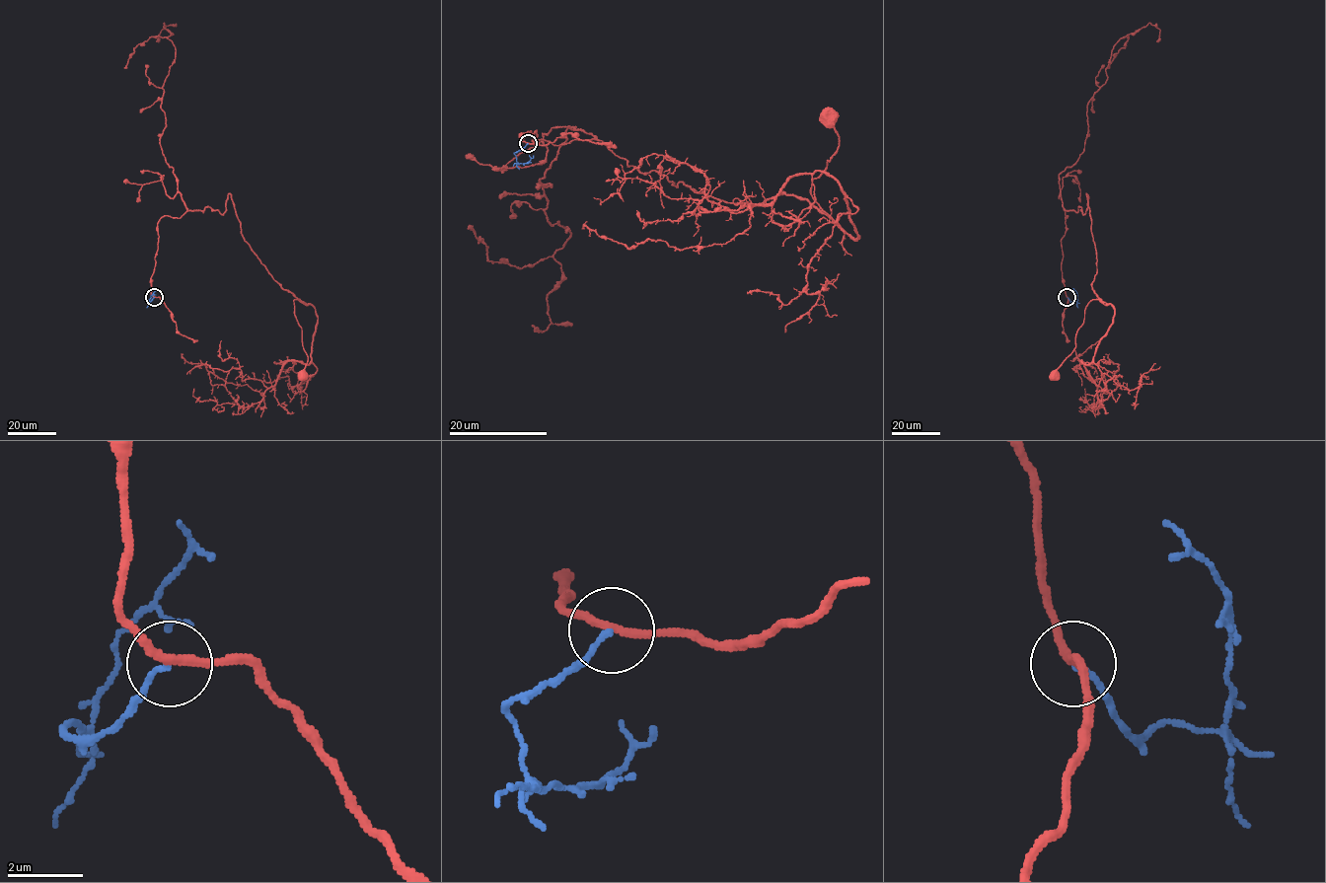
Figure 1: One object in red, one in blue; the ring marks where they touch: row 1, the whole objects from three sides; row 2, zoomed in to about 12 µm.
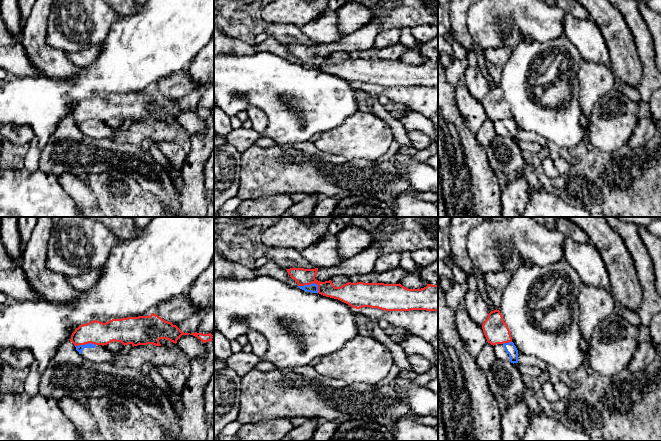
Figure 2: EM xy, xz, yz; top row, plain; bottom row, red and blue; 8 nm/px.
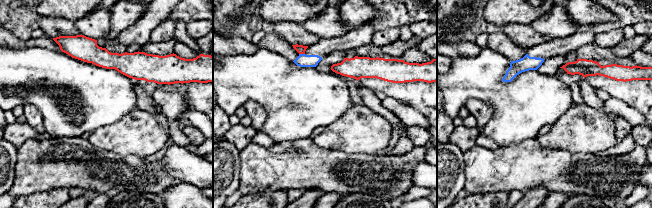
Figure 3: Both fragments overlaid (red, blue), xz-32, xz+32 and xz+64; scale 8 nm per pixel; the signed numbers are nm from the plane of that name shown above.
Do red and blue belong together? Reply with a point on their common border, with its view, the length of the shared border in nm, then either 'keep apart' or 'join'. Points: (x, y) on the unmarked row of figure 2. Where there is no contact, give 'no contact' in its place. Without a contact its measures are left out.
meets red in xz at (311, 59); contact 180 nm long; keep apart

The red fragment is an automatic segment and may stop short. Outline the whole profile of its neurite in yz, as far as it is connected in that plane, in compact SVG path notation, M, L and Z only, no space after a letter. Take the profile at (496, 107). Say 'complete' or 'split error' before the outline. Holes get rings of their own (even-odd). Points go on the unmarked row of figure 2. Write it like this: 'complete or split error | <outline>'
complete | M499 86L491 87L483 98L482 105L487 118L491 121L512 118L511 108Z

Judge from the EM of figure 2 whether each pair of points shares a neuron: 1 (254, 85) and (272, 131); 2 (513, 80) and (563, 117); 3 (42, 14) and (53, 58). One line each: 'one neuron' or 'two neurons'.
1: one neuron
2: one neuron
3: one neuron

